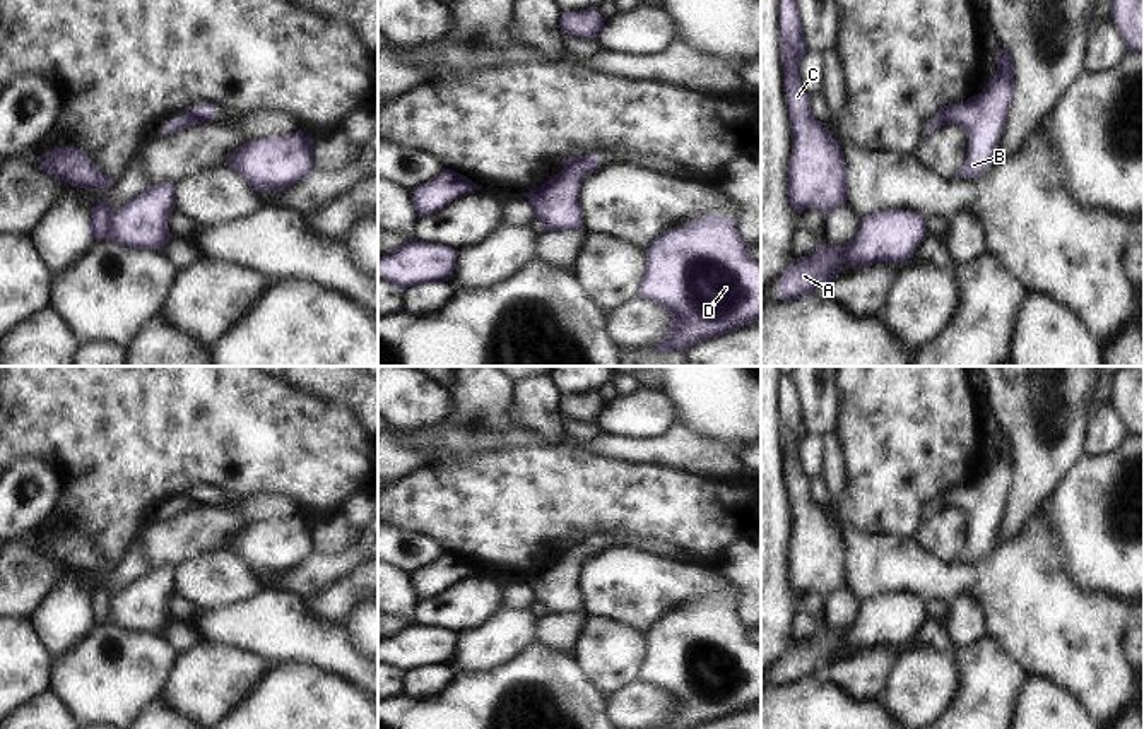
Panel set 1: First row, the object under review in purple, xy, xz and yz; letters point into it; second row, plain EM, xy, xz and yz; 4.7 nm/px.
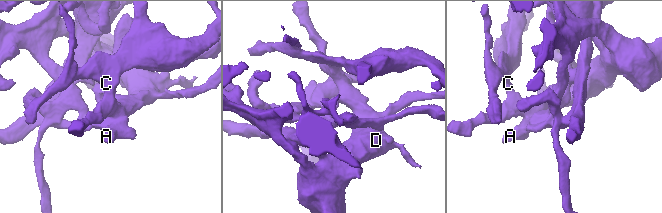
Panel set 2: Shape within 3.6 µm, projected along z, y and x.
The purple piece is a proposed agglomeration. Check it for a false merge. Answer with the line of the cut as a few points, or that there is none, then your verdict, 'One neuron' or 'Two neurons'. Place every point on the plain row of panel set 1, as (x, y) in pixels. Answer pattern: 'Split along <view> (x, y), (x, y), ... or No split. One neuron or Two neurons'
Split along xy (113, 592), (110, 615), (105, 622). Two neurons

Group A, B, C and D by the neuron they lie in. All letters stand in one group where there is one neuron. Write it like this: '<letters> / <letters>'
A B / C D

